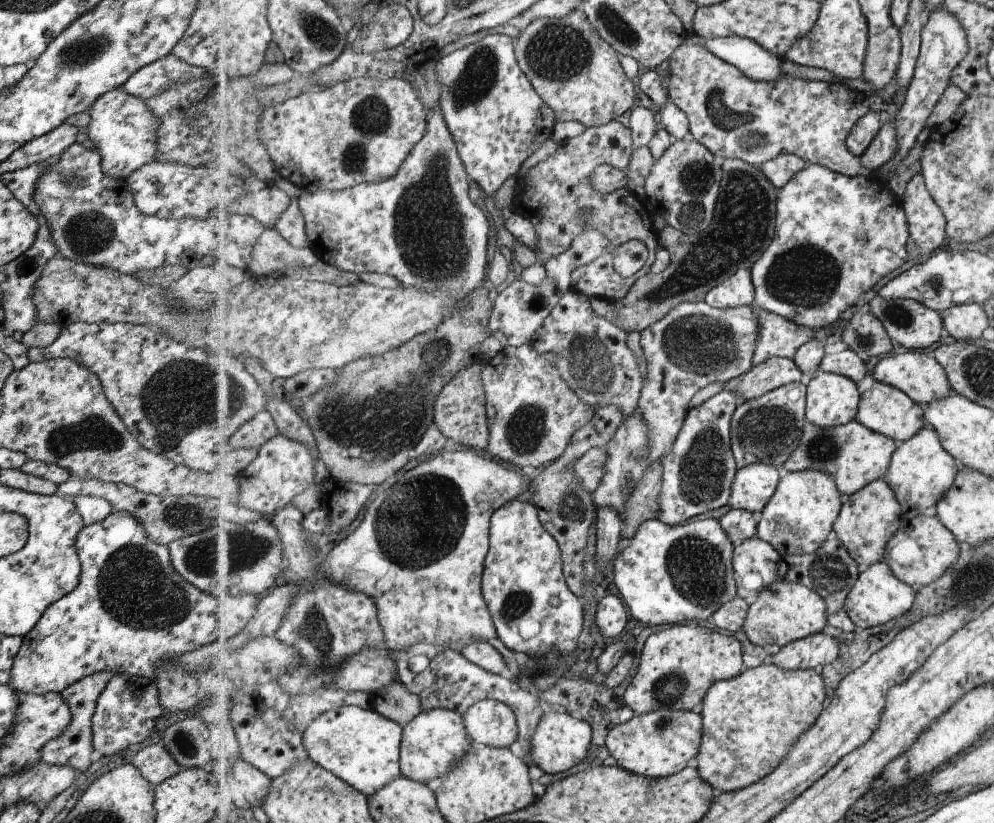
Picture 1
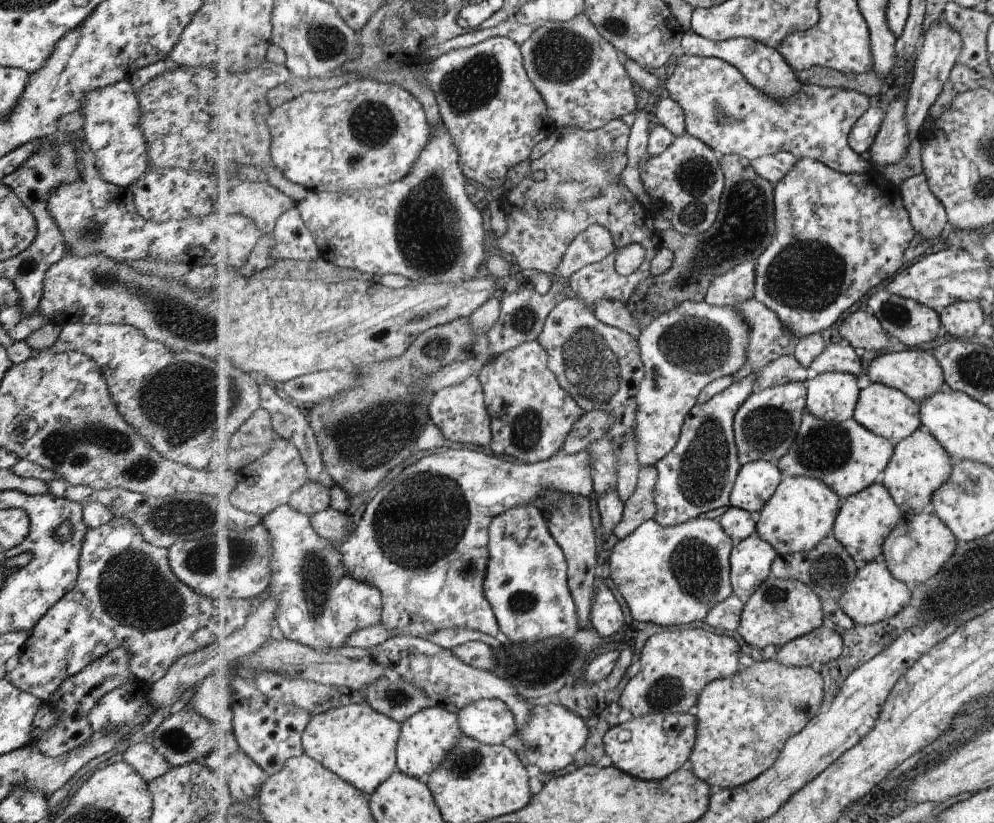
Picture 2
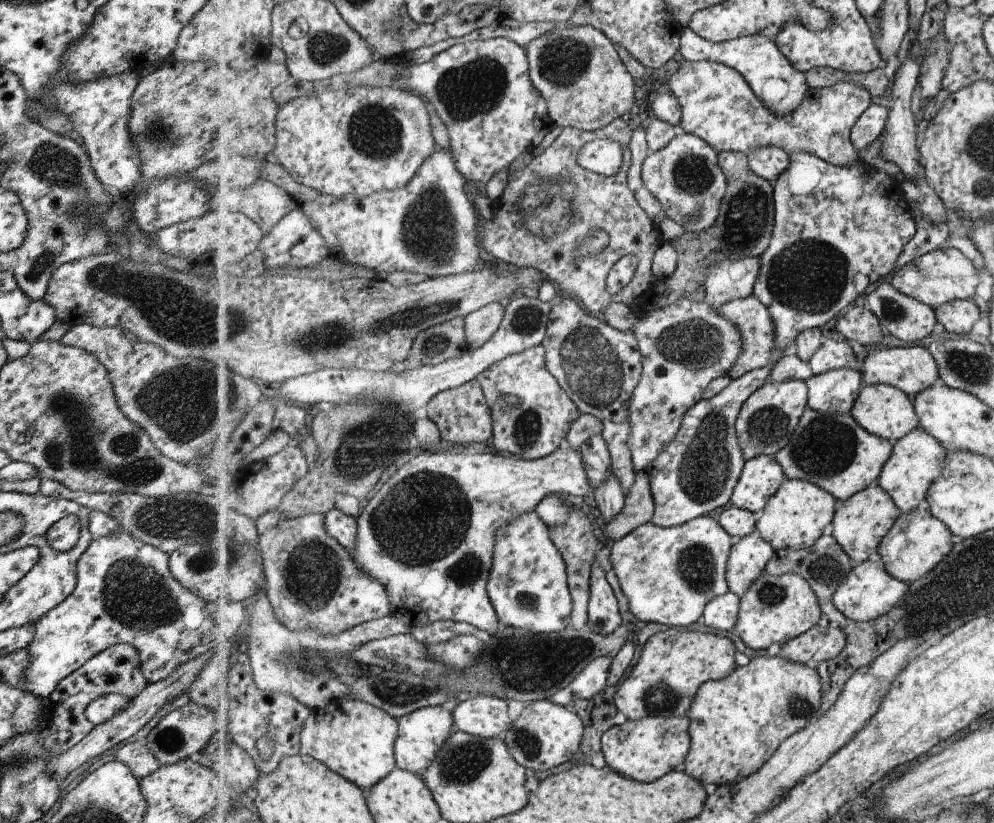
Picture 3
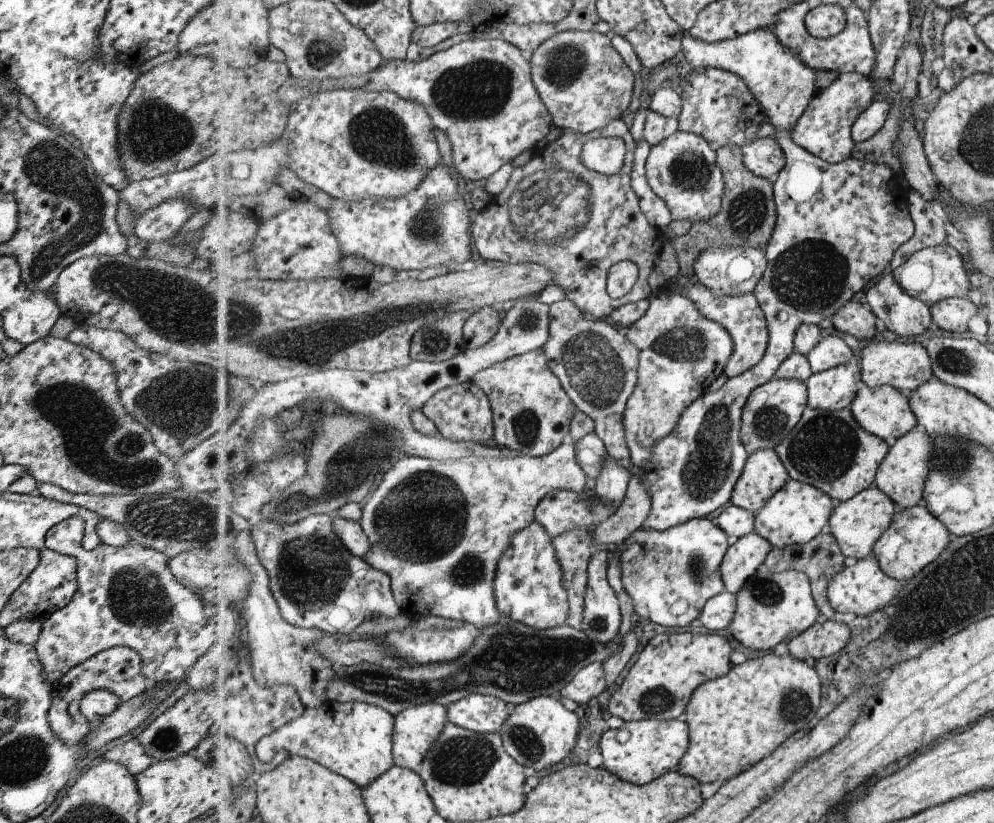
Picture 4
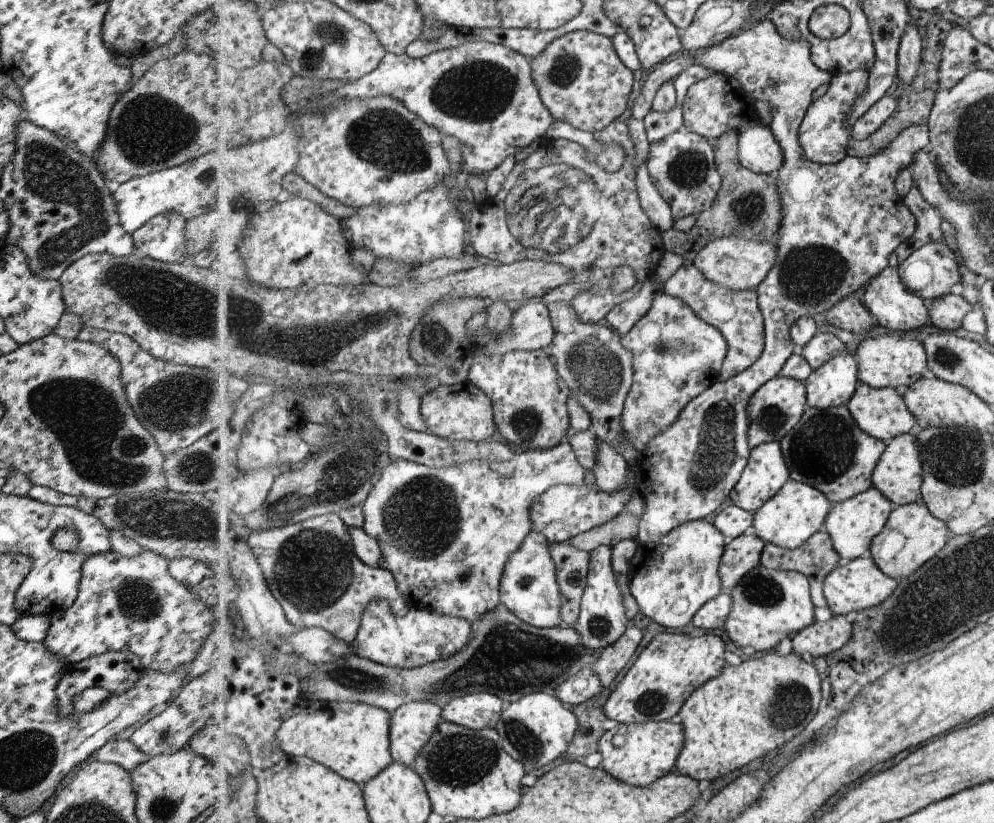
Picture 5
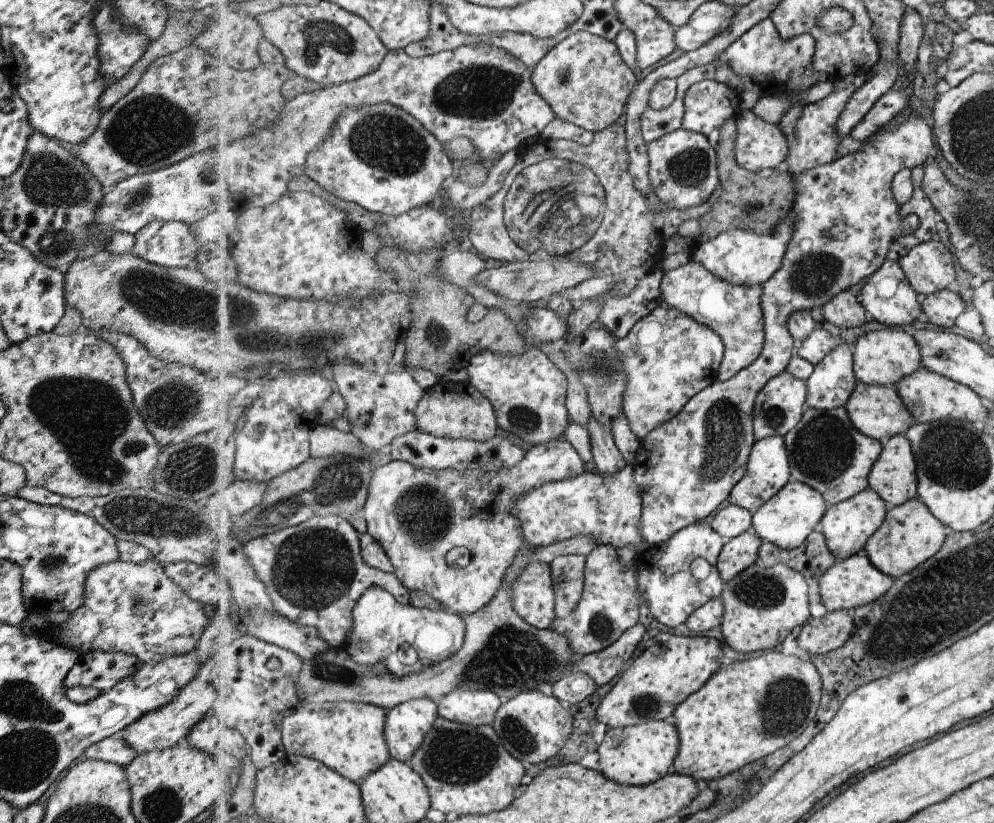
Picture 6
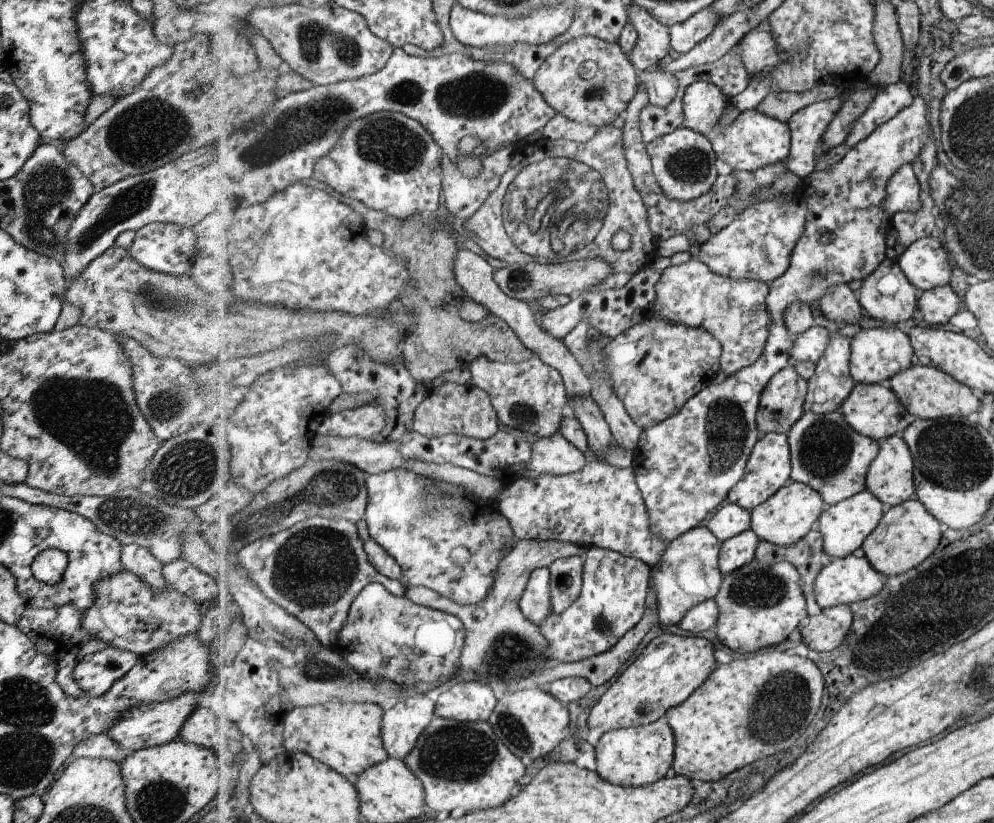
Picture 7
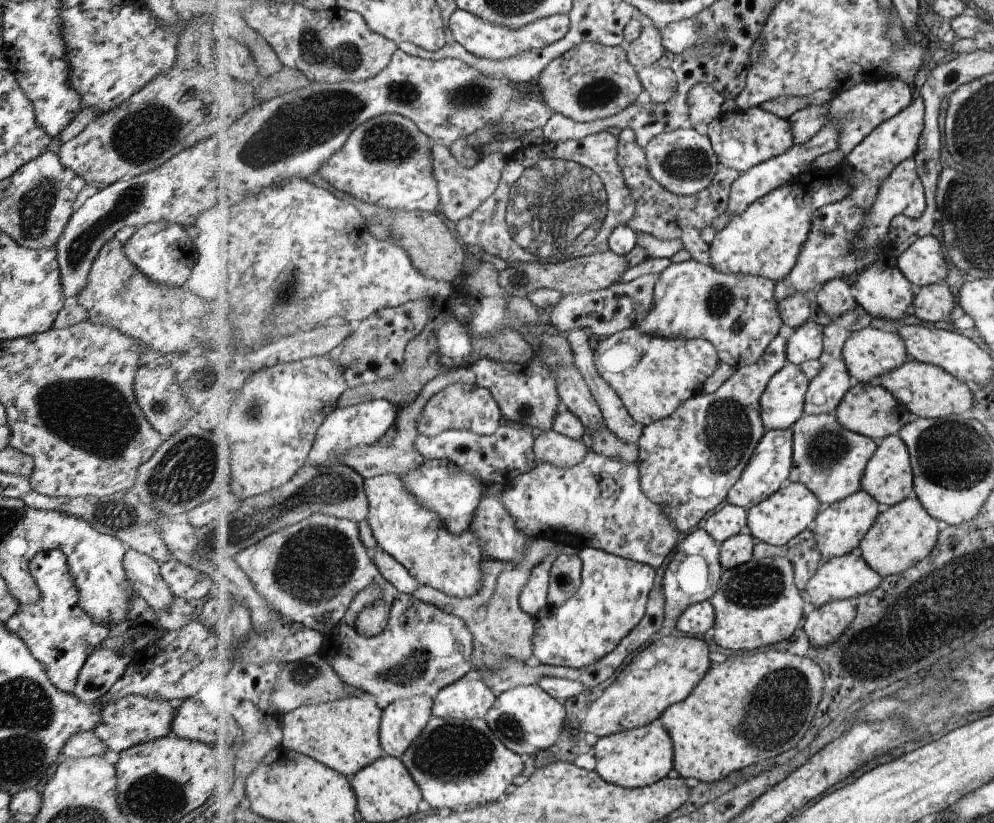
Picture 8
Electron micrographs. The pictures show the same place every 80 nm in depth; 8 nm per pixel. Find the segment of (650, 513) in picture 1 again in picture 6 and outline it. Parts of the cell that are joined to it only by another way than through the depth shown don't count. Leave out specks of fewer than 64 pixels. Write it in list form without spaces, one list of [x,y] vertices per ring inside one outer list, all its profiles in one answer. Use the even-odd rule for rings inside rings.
[[[579,535],[569,540],[564,540],[552,545],[544,547],[535,547],[527,543],[519,551],[516,559],[504,576],[504,583],[497,596],[485,608],[478,610],[469,616],[464,616],[465,620],[465,640],[463,646],[456,655],[427,667],[424,671],[414,672],[411,675],[403,675],[398,677],[394,675],[385,665],[366,665],[358,663],[347,649],[335,648],[330,652],[320,654],[312,659],[304,659],[303,665],[296,678],[298,686],[298,694],[302,703],[314,701],[319,703],[342,703],[351,701],[354,703],[369,703],[374,704],[384,709],[391,710],[404,702],[411,699],[422,699],[427,697],[433,699],[439,704],[448,694],[451,694],[455,689],[473,689],[473,690],[492,690],[497,692],[501,698],[511,700],[521,693],[537,690],[543,682],[555,683],[558,677],[565,677],[566,671],[569,671],[572,666],[579,660],[569,637],[562,635],[553,629],[540,629],[526,620],[523,620],[519,613],[515,610],[512,594],[516,587],[516,582],[520,579],[522,572],[534,562],[551,564],[558,556],[561,555],[586,555],[593,552],[597,548],[597,544],[588,536]]]

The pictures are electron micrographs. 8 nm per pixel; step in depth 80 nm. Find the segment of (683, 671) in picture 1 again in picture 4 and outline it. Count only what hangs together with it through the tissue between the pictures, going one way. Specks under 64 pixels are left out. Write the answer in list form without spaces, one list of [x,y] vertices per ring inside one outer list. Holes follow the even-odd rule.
[[[662,632],[648,641],[638,659],[610,700],[609,710],[626,721],[647,719],[679,719],[683,717],[693,693],[702,684],[729,674],[733,668],[732,644],[719,634],[691,634],[691,632]]]

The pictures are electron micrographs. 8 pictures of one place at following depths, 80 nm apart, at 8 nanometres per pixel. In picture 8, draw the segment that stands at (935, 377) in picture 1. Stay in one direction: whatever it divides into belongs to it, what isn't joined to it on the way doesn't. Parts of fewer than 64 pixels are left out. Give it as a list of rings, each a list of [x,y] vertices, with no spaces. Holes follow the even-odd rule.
[[[856,328],[844,346],[844,357],[854,382],[871,383],[873,379],[889,374],[909,360],[906,340],[898,332],[885,332],[877,328]]]

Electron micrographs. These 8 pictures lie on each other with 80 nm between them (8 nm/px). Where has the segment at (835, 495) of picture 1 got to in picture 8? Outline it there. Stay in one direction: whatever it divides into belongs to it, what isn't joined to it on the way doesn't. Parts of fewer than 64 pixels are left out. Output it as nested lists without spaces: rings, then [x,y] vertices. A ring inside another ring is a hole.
[[[787,482],[767,500],[748,509],[748,531],[757,541],[785,546],[804,530],[812,528],[817,515],[820,513],[819,508],[821,508],[821,501],[808,486],[803,483]]]

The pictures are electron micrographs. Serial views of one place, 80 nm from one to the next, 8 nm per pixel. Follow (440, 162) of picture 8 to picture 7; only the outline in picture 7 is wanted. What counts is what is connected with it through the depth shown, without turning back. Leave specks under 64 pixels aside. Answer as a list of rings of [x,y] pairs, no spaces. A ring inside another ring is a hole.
[[[513,147],[497,149],[491,155],[482,156],[483,168],[479,176],[465,178],[459,172],[457,165],[444,154],[443,211],[451,213],[457,218],[469,220],[493,192],[499,188],[503,175],[509,170],[513,157]]]

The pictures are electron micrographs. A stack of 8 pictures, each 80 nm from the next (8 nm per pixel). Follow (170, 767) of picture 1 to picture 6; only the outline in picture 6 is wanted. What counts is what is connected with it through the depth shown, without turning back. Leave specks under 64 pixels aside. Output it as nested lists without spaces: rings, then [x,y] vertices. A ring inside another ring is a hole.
[[[118,735],[108,736],[95,744],[89,745],[89,748],[81,753],[83,758],[105,761],[120,767],[126,767],[137,755],[138,752],[129,747],[123,738]]]

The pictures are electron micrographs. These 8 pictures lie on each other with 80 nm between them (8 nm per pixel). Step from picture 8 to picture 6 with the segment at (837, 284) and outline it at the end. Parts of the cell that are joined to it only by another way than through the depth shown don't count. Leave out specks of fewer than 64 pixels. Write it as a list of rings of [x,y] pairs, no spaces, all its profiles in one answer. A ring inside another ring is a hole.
[[[848,290],[833,297],[833,300],[820,309],[818,316],[837,325],[842,330],[863,326],[871,319],[859,295],[855,296]]]

